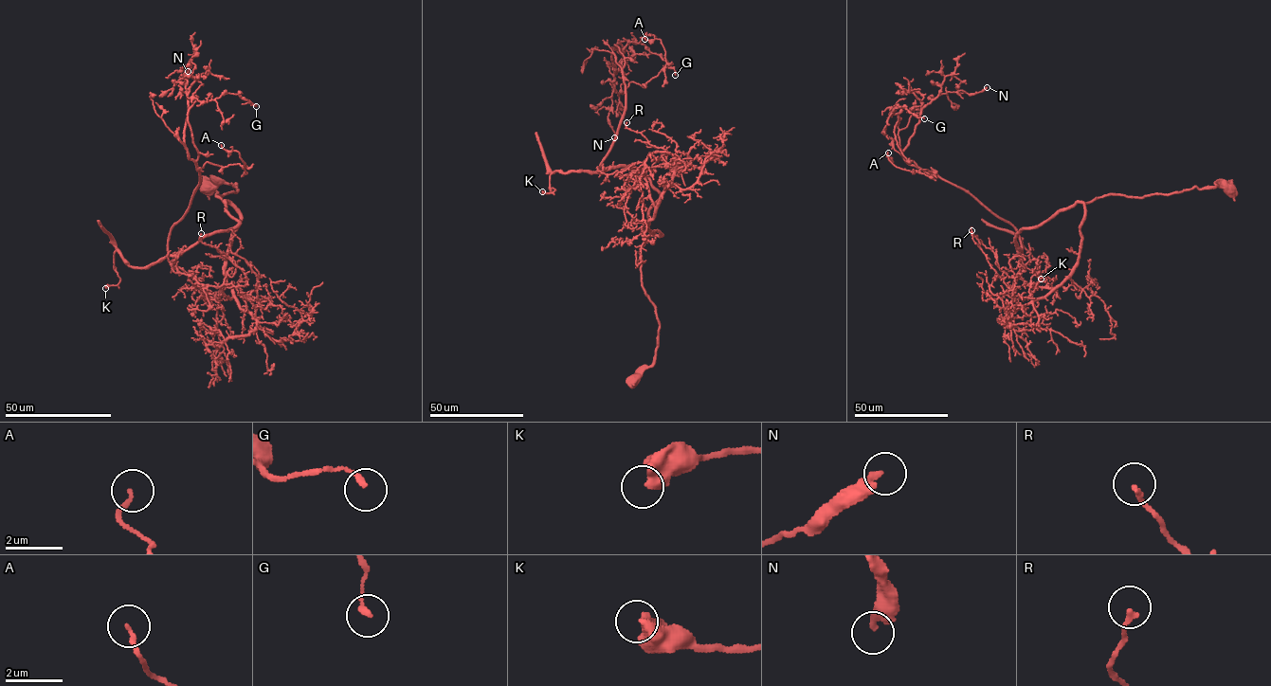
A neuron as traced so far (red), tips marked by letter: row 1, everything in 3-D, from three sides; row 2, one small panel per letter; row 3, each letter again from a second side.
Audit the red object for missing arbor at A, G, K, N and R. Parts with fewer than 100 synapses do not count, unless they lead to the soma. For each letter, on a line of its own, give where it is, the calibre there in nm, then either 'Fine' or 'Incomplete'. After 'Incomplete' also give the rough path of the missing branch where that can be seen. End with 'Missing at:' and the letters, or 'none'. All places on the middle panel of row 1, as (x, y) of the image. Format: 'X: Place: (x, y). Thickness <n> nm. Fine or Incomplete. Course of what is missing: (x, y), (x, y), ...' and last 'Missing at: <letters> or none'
A: Place: (644, 39). Thickness 170 nm. Fine
G: Place: (675, 75). Thickness 190 nm. Fine
K: Place: (542, 191). Thickness 550 nm. Fine
N: Place: (614, 137). Thickness 320 nm. Fine
R: Place: (626, 122). Thickness 160 nm. Fine
Missing at: none

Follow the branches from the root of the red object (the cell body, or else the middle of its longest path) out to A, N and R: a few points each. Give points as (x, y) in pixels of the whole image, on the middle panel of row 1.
A: (634, 379), (658, 342), (641, 247), (660, 193), (625, 166), (597, 171), (628, 84), (666, 63), (644, 39)
N: (634, 379), (658, 342), (641, 247), (660, 193), (625, 166), (597, 171), (625, 107), (612, 53), (614, 137)
R: (634, 379), (660, 326), (642, 280), (641, 247), (661, 235), (644, 169), (667, 153), (626, 122)

